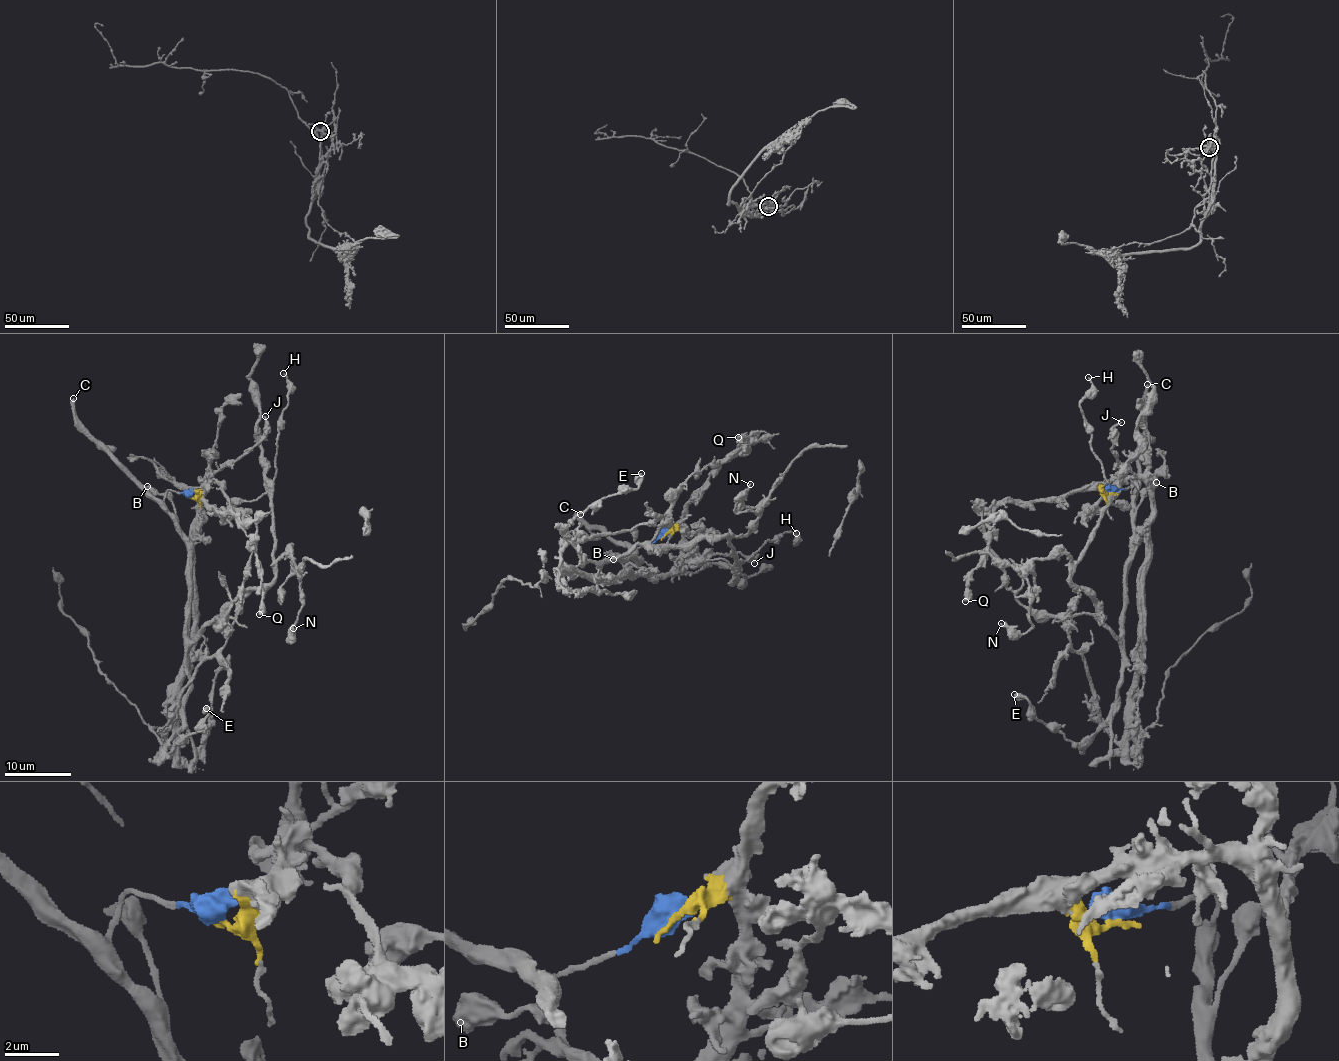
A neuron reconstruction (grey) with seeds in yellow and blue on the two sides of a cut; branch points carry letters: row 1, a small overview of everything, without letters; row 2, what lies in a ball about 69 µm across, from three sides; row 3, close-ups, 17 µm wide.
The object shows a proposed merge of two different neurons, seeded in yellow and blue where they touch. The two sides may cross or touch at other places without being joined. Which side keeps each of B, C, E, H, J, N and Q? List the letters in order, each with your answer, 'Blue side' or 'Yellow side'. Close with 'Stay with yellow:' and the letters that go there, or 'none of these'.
B: Blue side
C: Blue side
E: Blue side
H: Blue side
J: Yellow side
N: Blue side
Q: Yellow side
Stay with yellow: J, Q

